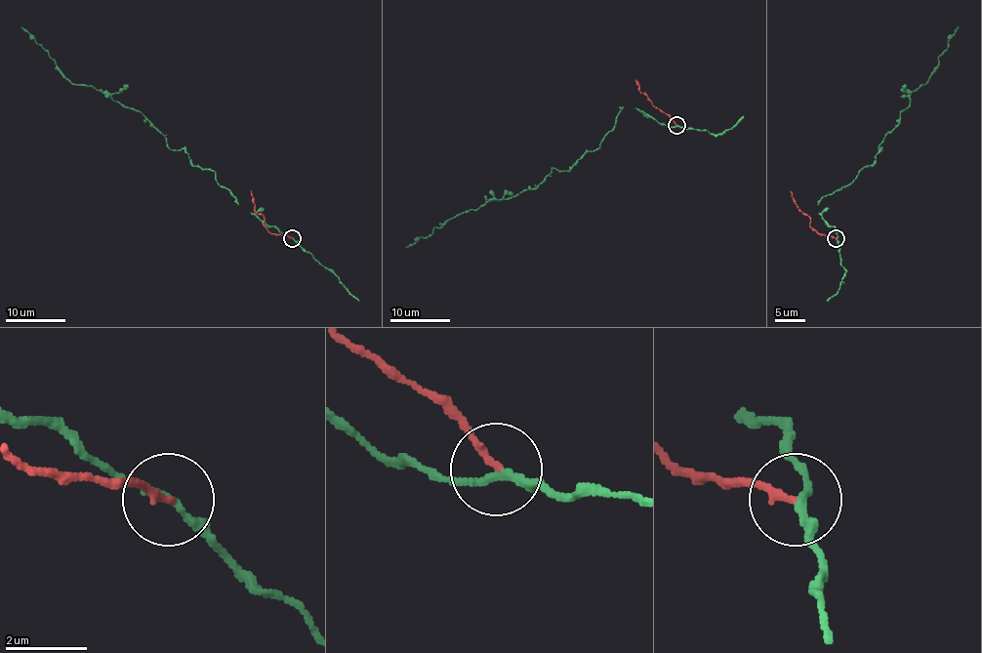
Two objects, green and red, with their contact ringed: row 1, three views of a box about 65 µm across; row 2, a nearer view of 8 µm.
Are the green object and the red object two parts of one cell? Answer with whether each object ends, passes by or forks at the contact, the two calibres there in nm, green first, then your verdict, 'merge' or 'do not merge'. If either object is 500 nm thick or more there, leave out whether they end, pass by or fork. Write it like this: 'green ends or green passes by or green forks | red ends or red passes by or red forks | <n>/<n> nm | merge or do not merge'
green passes by | red ends | 170/180 nm | do not merge

